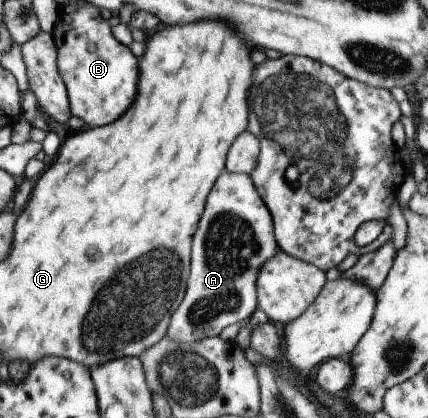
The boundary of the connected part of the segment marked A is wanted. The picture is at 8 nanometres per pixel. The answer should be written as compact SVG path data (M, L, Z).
M225 169L221 171L204 202L192 240L190 271L184 295L170 316L165 334L178 344L217 336L225 326L234 322L243 324L247 322L257 306L255 286L257 271L268 258L275 254L278 246L273 234L270 212L257 194L248 174L230 173Z

